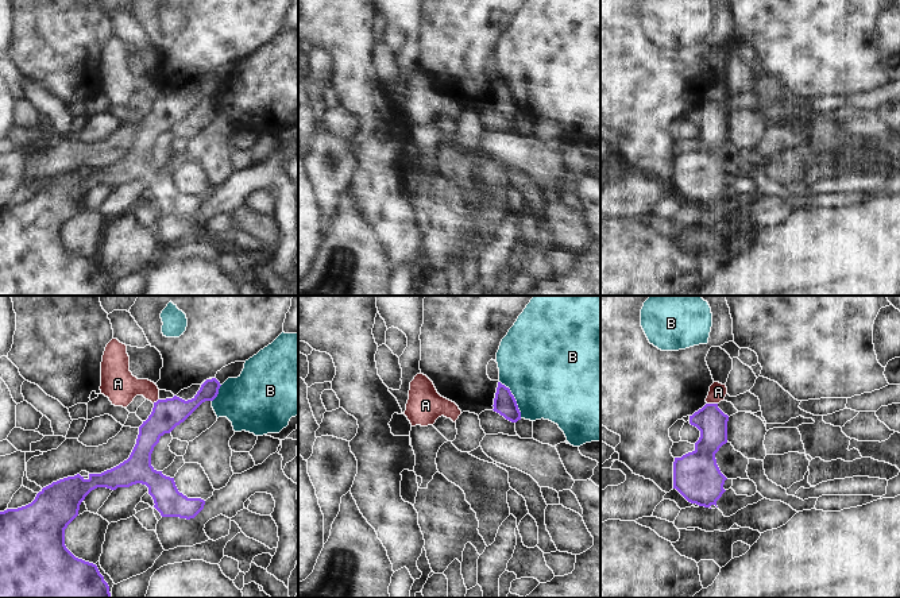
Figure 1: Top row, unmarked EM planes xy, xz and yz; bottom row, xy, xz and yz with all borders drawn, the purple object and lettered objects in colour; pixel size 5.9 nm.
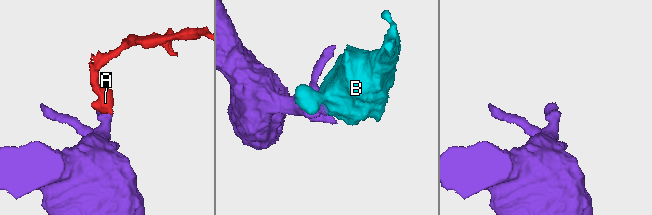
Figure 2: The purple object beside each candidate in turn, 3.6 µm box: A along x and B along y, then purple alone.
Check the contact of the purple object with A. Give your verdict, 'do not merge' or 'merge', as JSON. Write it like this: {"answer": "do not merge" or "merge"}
{"answer": "do not merge"}

